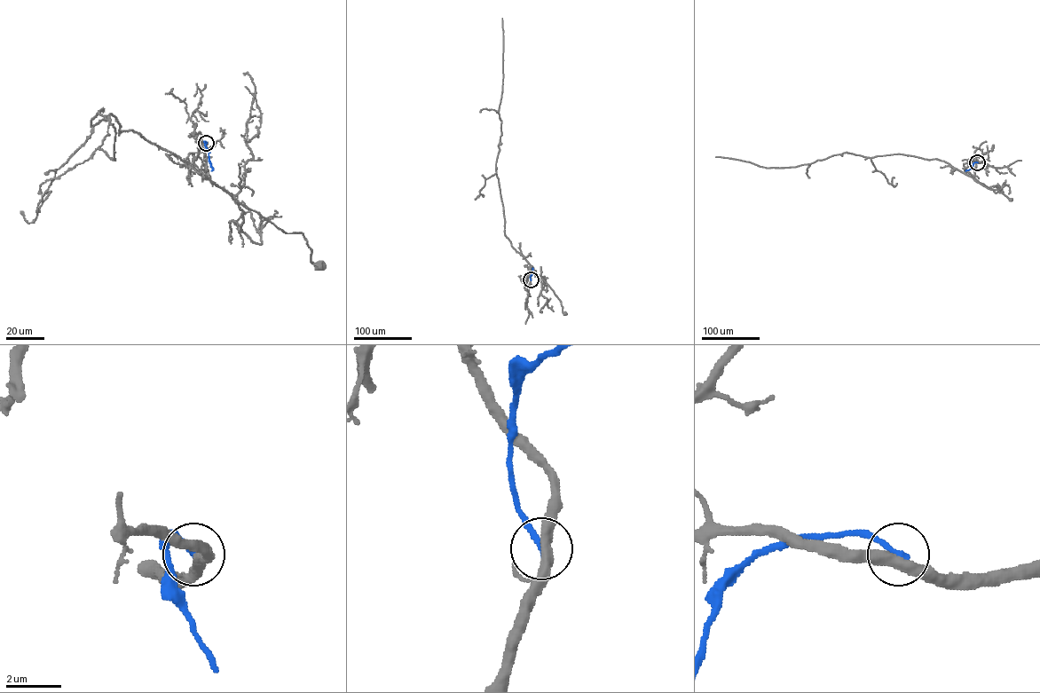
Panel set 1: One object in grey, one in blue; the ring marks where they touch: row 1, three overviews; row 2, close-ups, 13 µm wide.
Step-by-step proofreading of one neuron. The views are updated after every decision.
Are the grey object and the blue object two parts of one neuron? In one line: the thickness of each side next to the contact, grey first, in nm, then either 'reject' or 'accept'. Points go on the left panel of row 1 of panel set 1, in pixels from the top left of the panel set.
400/240 nm | reject

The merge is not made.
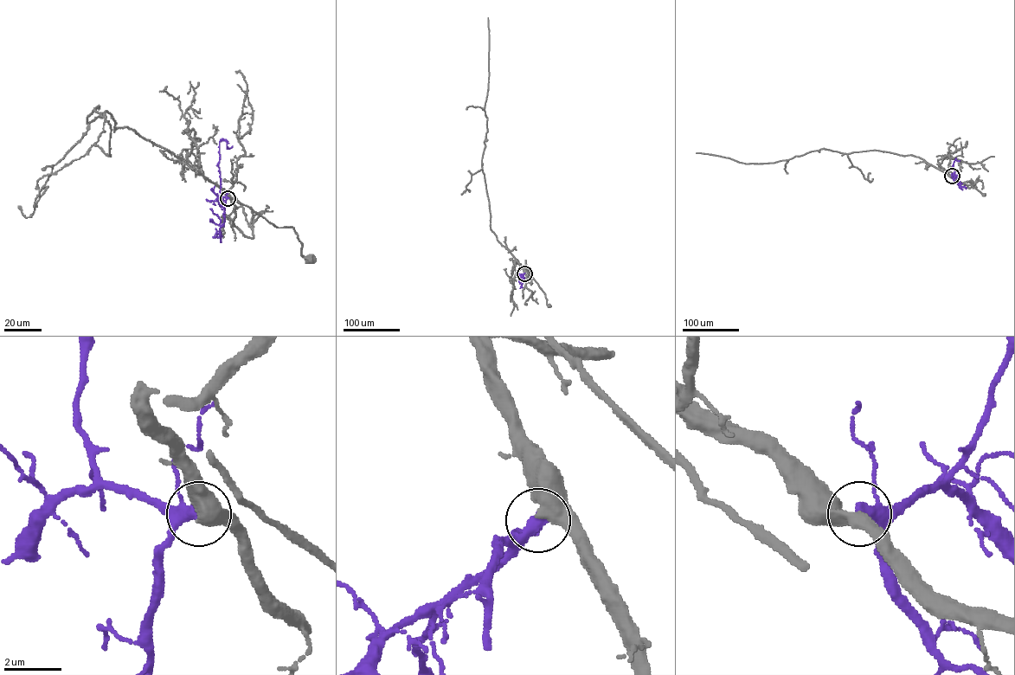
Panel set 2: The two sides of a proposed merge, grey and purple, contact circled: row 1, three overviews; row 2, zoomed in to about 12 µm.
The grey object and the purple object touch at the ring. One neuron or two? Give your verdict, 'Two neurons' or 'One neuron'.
One neuron

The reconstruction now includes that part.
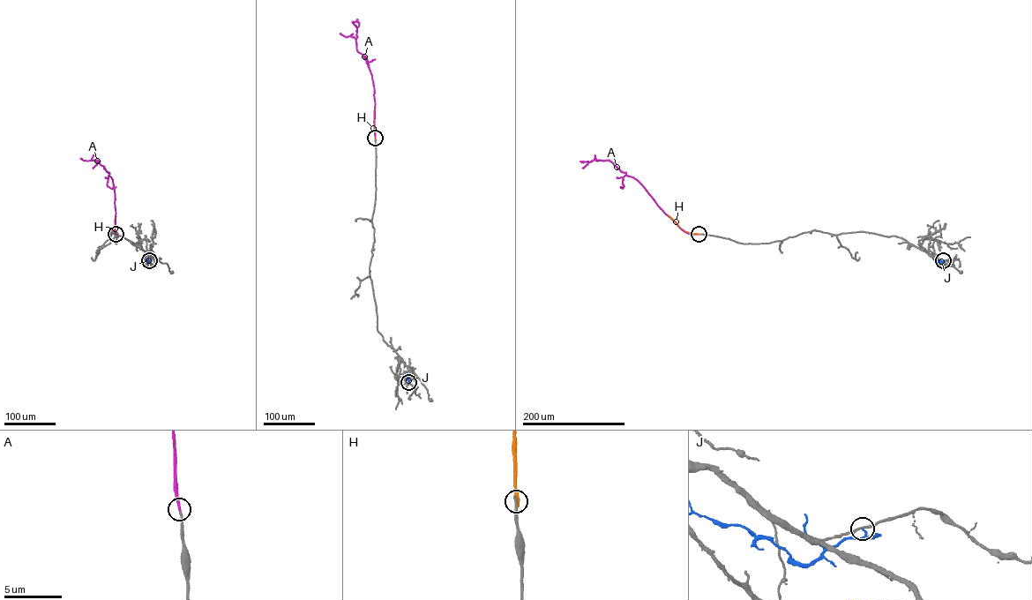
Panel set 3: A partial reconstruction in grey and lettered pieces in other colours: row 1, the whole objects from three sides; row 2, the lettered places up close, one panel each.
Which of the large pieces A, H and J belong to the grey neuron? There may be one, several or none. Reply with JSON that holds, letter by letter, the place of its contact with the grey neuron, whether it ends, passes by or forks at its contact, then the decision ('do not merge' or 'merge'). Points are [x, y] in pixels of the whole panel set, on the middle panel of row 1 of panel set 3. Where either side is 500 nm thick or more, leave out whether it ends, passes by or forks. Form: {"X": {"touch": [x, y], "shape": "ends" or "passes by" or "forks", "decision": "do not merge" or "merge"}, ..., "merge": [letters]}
{"A": {"touch": [375, 138], "shape": "ends", "decision": "merge"}, "H": {"touch": [375, 138], "shape": "ends", "decision": "do not merge"}, "J": {"touch": [408, 382], "shape": "ends", "decision": "do not merge"}, "merge": ["A"]}

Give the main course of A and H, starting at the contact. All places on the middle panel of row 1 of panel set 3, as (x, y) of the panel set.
A: (375, 138), (373, 84), (367, 61), (356, 50), (359, 23), (354, 22)
H: (375, 138), (375, 107)

